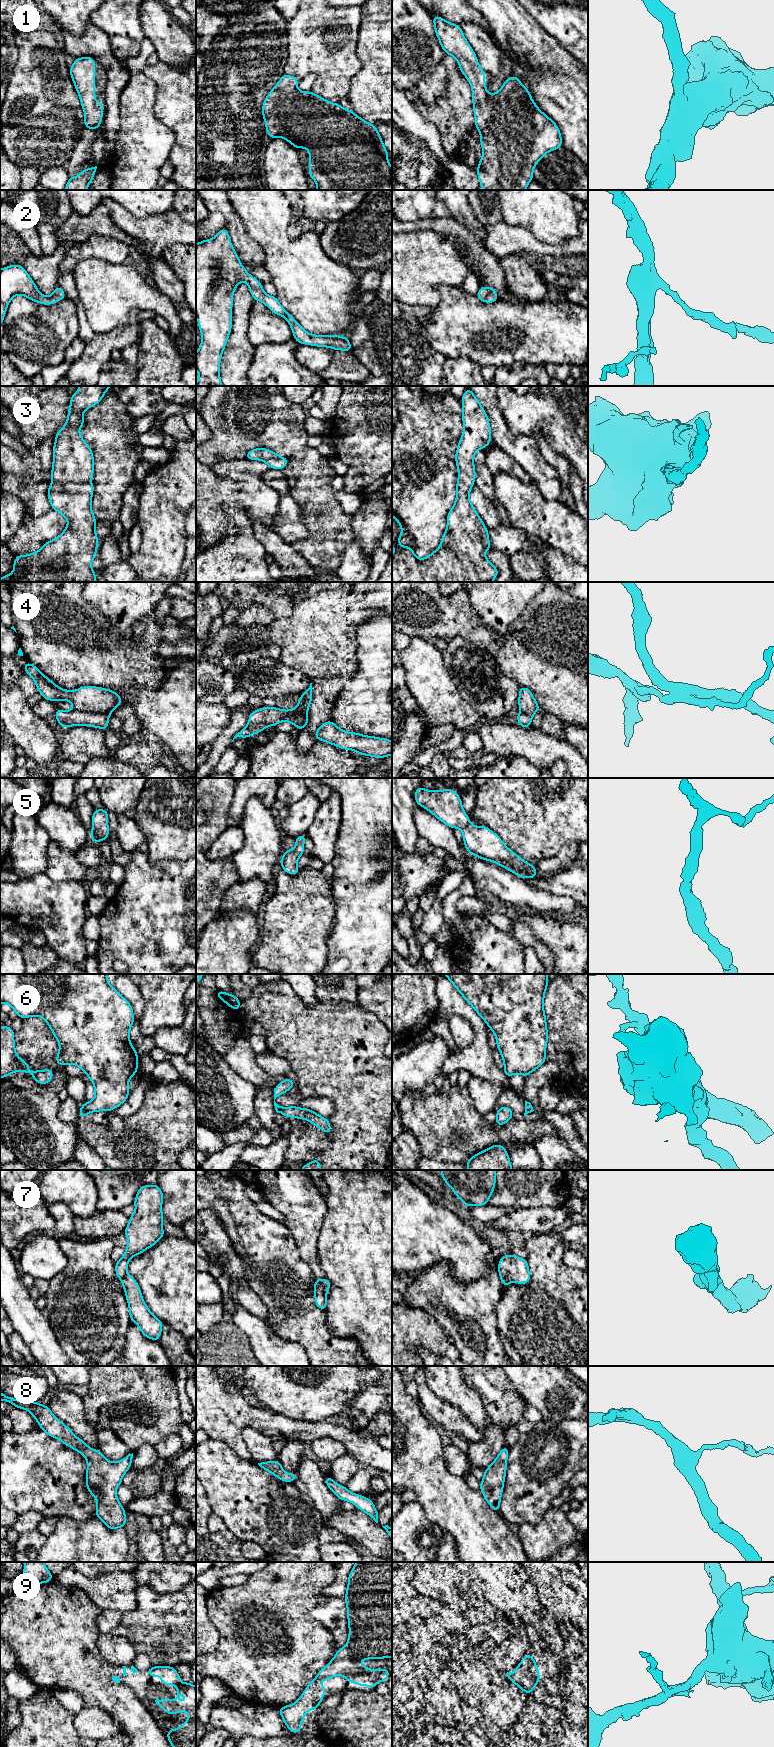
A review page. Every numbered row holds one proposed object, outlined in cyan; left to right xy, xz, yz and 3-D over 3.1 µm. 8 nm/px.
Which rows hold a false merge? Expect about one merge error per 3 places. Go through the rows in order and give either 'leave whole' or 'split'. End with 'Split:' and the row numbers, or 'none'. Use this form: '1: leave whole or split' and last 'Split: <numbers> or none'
1: leave whole
2: leave whole
3: leave whole
4: split
5: leave whole
6: split
7: leave whole
8: leave whole
9: leave whole
Split: 4, 6

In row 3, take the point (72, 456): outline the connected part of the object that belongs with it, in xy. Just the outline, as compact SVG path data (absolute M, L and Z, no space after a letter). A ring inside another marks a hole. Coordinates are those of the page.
M79 386L78 391L71 395L66 424L55 435L52 482L47 496L52 509L67 519L66 529L57 538L45 542L37 552L15 556L14 572L3 576L0 582L96 582L91 567L99 542L95 532L97 520L91 507L94 457L78 429L84 425L82 413L98 404L108 389L111 386Z

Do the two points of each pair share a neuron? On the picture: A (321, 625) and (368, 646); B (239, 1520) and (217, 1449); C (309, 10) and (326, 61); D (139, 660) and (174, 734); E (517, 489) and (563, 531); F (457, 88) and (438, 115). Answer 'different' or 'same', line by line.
A: different
B: same
C: same
D: different
E: same
F: same

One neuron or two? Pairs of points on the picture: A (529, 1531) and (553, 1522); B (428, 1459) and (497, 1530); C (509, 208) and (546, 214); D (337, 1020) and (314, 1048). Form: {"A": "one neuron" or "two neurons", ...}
{"A": "one neuron", "B": "one neuron", "C": "one neuron", "D": "one neuron"}

